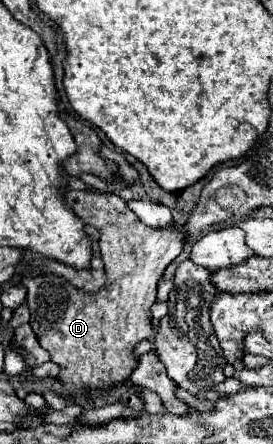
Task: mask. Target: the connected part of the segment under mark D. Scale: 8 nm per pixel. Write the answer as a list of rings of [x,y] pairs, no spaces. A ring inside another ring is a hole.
[[[73,190],[65,194],[65,204],[85,222],[95,224],[95,228],[101,232],[101,258],[105,264],[105,276],[107,282],[97,292],[85,292],[77,290],[71,282],[67,282],[61,276],[47,274],[37,278],[27,278],[23,284],[27,286],[27,304],[31,310],[31,328],[37,334],[41,346],[51,352],[51,360],[61,366],[59,378],[67,384],[75,386],[89,386],[89,388],[111,388],[117,382],[123,382],[129,378],[129,374],[135,370],[137,360],[133,358],[133,348],[137,342],[151,336],[151,304],[155,302],[157,284],[165,272],[165,268],[181,254],[183,250],[183,230],[181,228],[165,228],[165,230],[153,230],[145,226],[133,210],[129,210],[127,200],[119,198],[115,194],[103,194],[103,192],[85,192],[85,190]]]

